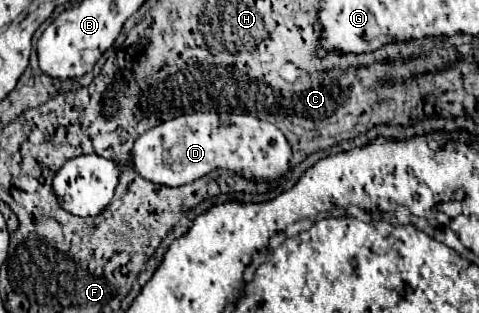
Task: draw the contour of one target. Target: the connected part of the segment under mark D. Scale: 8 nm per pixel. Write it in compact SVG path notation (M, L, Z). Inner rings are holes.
M191 113L165 121L163 125L143 133L135 141L131 161L141 177L167 187L193 183L215 167L229 169L249 181L271 183L289 171L291 145L273 123L251 115Z

